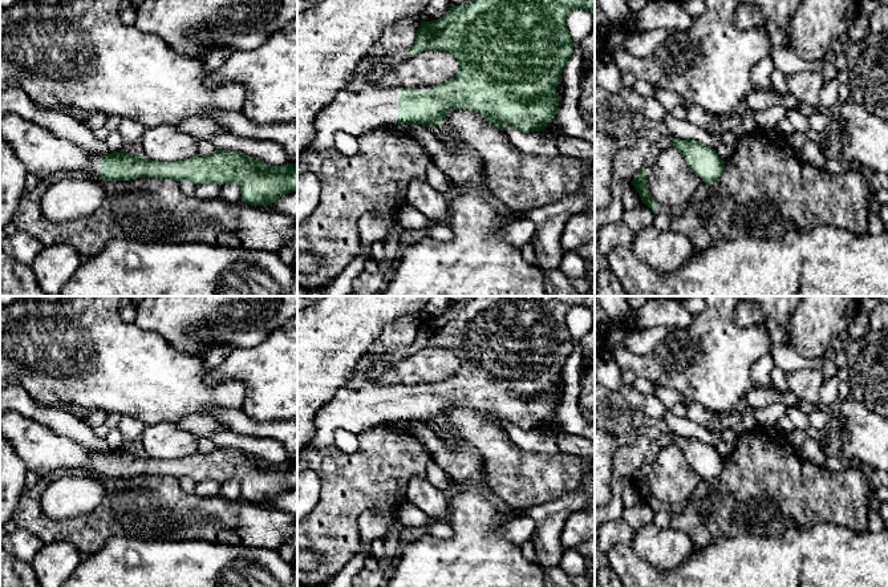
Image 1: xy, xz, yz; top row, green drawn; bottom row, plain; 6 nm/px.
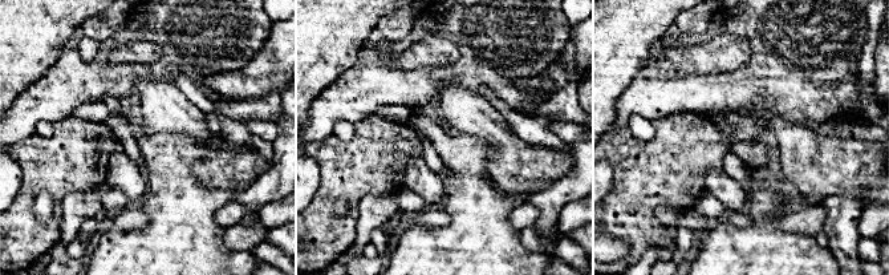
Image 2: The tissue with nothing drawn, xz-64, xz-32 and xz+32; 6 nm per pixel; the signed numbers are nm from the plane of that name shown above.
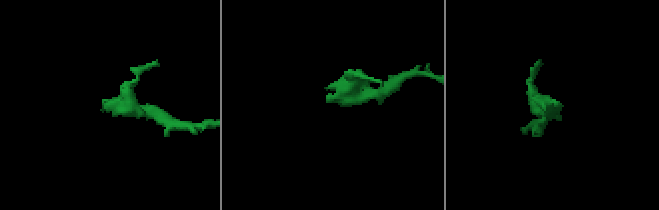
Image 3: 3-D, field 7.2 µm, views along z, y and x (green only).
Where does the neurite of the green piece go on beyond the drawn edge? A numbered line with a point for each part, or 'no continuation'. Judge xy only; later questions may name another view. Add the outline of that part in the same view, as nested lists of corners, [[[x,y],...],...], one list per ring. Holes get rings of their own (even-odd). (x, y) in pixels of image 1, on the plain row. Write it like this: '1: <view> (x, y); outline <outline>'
1: xy (43, 450); outline [[[16,412],[0,414],[0,434],[12,445],[27,469],[40,478],[57,469],[101,474],[101,453],[89,452],[76,441]]]

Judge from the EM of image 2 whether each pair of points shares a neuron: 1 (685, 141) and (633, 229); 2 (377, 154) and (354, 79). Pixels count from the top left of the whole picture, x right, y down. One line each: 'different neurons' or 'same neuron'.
1: same neuron
2: different neurons

